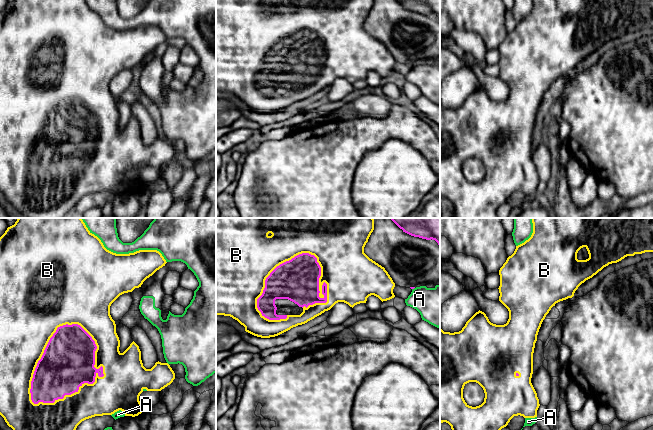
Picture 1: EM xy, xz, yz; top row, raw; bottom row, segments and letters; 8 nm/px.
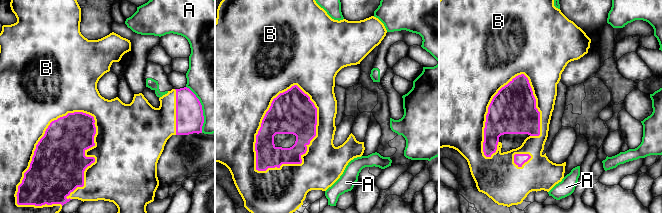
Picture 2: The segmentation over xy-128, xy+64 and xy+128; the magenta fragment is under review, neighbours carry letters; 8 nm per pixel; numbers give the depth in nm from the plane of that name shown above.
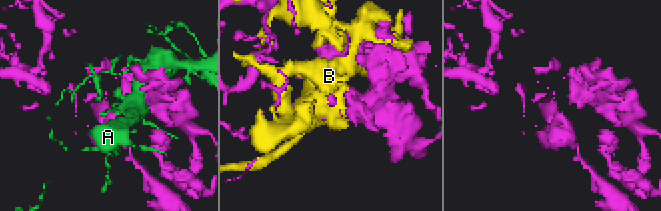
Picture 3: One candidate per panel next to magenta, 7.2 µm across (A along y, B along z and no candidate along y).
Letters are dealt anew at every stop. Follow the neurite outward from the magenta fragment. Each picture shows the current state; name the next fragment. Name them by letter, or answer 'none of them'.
B

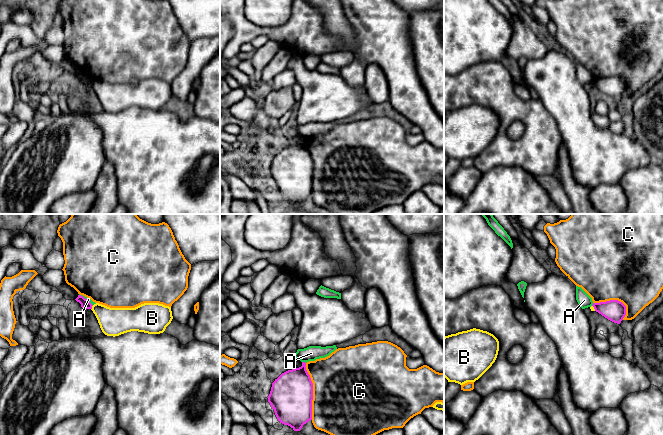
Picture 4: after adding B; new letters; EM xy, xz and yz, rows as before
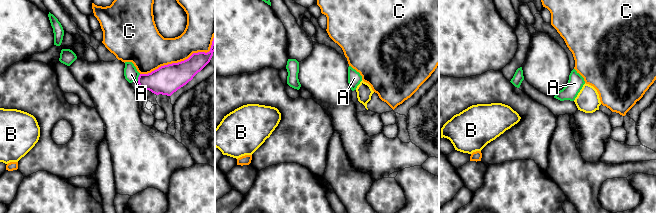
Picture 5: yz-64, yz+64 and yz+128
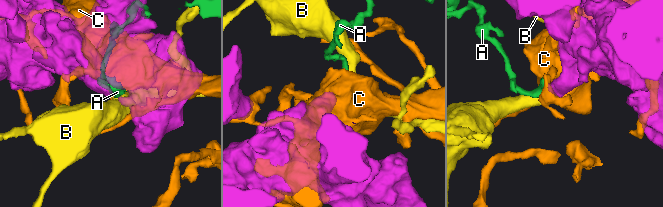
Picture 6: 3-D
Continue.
none of them

